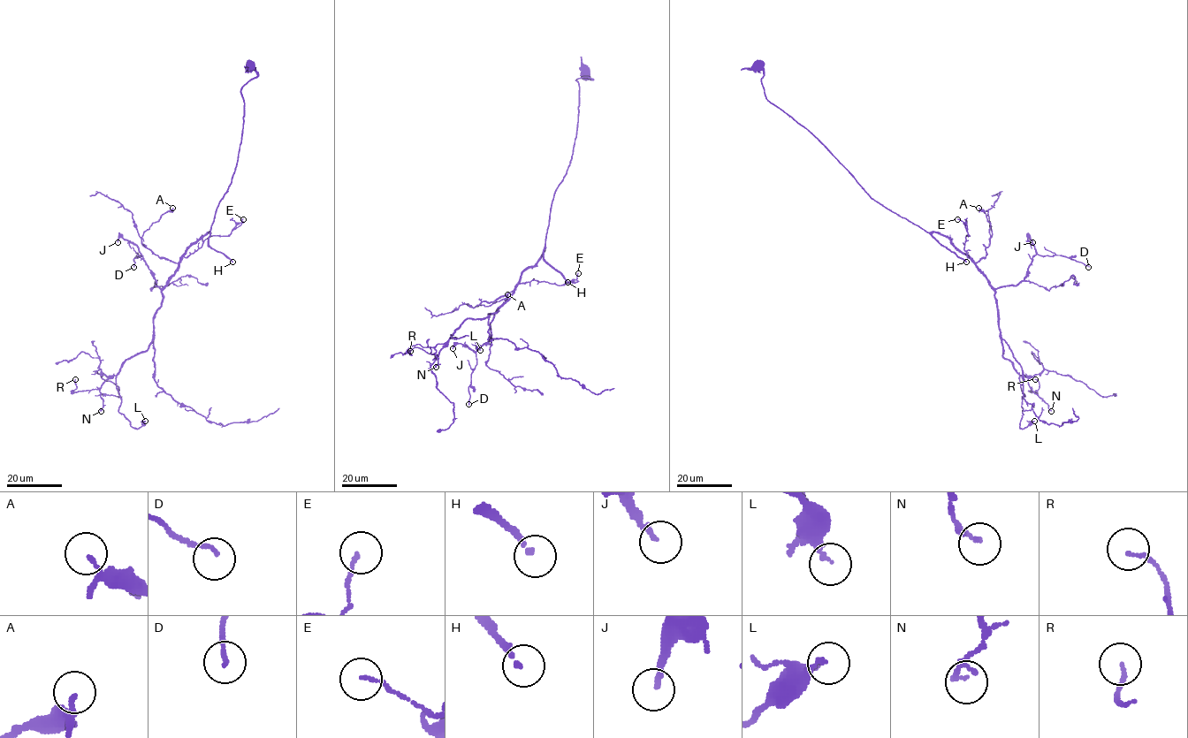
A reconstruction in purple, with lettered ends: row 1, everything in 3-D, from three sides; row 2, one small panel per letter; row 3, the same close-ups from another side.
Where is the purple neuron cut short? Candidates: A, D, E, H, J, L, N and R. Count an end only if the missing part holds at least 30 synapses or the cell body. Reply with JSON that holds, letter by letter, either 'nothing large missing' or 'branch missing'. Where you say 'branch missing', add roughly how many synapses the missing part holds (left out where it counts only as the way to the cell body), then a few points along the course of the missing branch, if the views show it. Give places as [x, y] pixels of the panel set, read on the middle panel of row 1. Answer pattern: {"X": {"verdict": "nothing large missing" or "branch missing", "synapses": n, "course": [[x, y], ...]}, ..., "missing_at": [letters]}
{"A": {"verdict": "nothing large missing"}, "D": {"verdict": "nothing large missing"}, "E": {"verdict": "nothing large missing"}, "H": {"verdict": "branch missing", "synapses": 250}, "J": {"verdict": "nothing large missing"}, "L": {"verdict": "nothing large missing"}, "N": {"verdict": "nothing large missing"}, "R": {"verdict": "nothing large missing"}, "missing_at": ["H"]}

